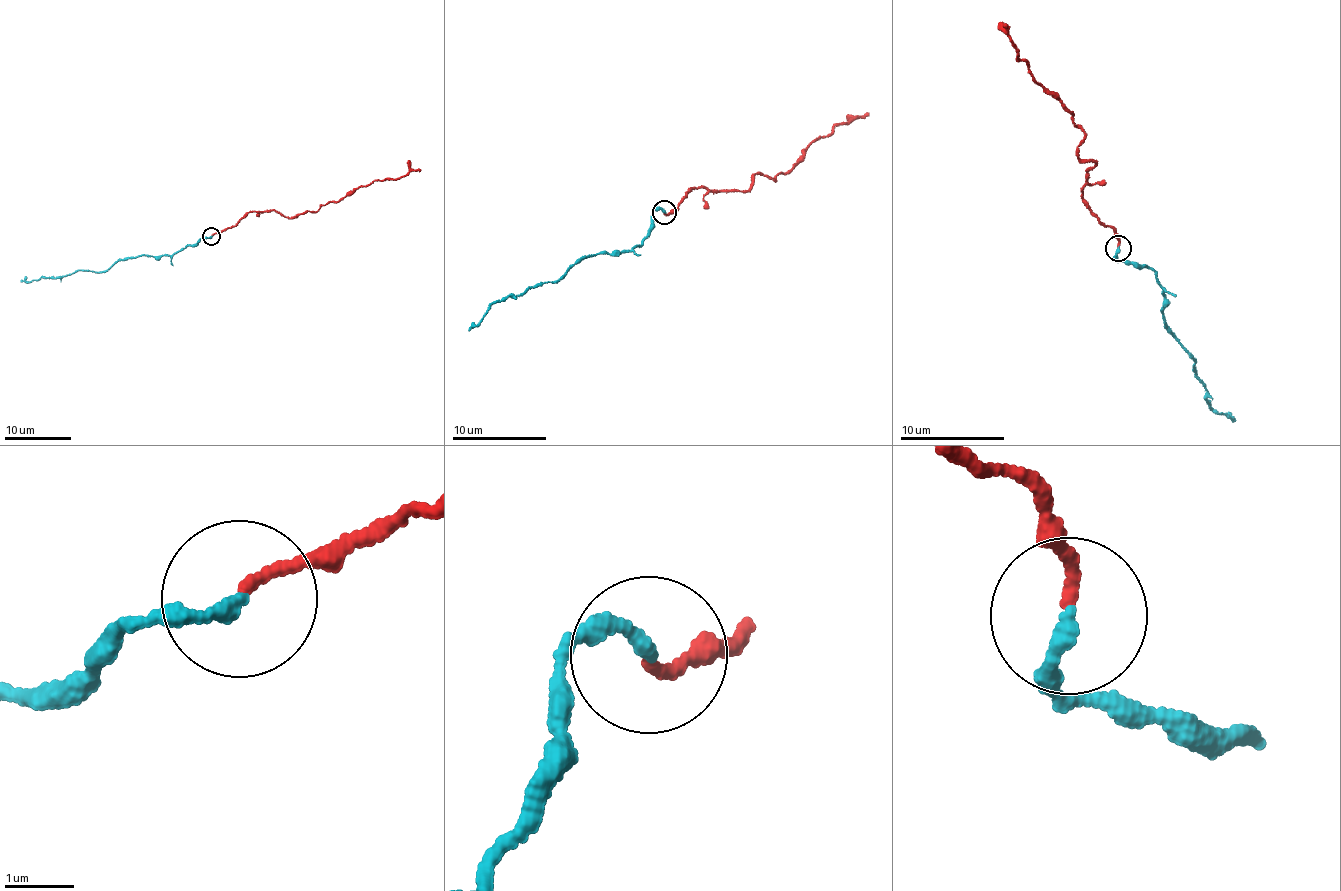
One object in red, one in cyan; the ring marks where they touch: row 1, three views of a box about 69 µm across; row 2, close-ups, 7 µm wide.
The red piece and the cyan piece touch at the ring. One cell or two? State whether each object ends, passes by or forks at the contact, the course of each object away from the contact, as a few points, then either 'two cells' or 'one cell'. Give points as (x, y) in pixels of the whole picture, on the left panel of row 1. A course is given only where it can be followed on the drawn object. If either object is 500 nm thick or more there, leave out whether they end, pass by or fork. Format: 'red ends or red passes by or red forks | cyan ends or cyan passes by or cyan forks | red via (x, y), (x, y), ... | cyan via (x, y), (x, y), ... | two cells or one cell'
red ends | cyan ends | red via (212, 236), (252, 212), (272, 211), (294, 218), (317, 211), (357, 188), (404, 176), (409, 170), (408, 159) | cyan via (212, 236), (201, 238), (196, 246), (170, 254), (121, 259), (98, 272), (81, 270), (66, 276), (21, 280) | one cell

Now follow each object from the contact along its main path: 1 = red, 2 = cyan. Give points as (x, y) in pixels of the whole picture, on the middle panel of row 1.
1: (665, 213), (677, 208), (695, 188), (743, 193), (758, 174), (775, 180), (805, 148), (854, 117), (845, 116)
2: (665, 213), (653, 212), (653, 229), (629, 251), (593, 254), (554, 281), (505, 296), (490, 305), (469, 332)

